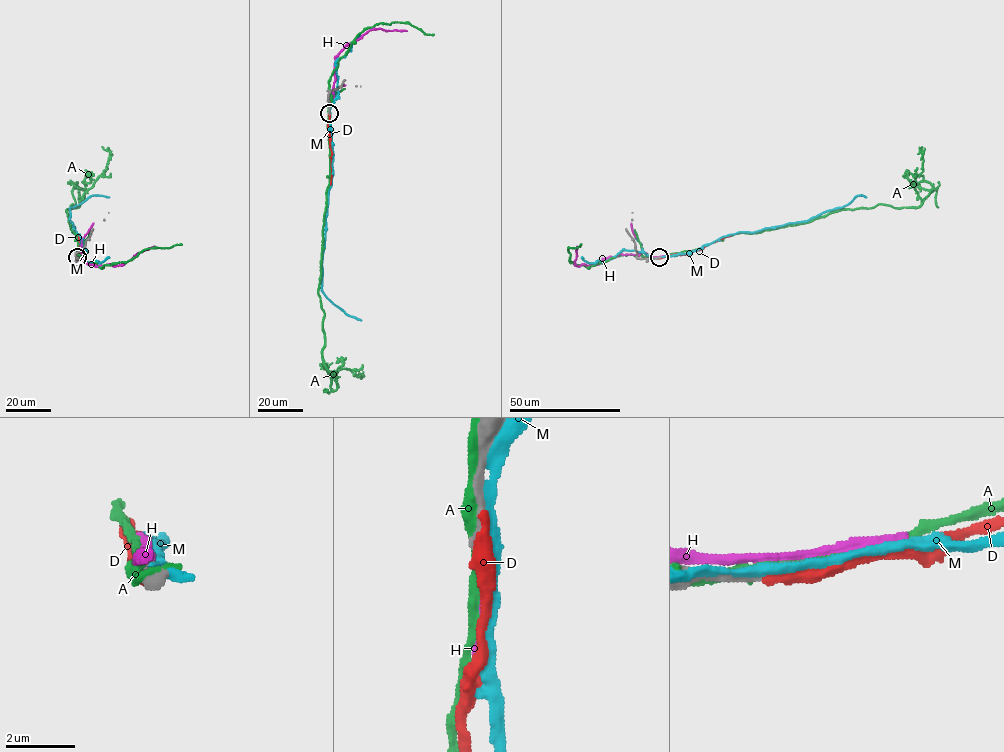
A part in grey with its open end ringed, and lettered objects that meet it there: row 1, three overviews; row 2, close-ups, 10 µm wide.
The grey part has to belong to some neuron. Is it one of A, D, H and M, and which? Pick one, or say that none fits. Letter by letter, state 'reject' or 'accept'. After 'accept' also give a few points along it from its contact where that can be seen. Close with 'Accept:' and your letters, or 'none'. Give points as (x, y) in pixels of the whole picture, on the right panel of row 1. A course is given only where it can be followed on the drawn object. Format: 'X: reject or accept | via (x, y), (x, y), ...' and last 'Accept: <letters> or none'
A: reject
D: reject
H: reject
M: reject
Accept: none

